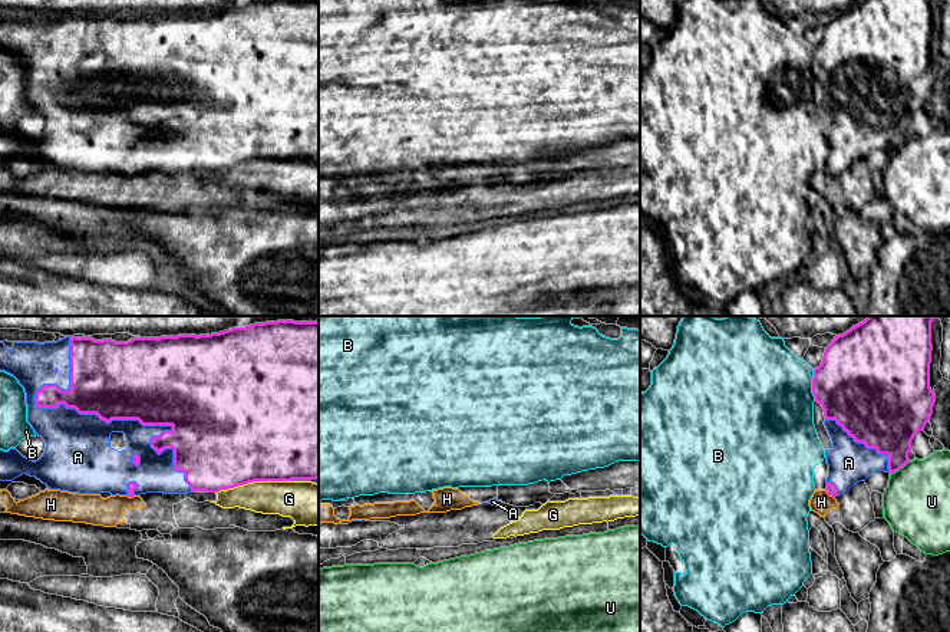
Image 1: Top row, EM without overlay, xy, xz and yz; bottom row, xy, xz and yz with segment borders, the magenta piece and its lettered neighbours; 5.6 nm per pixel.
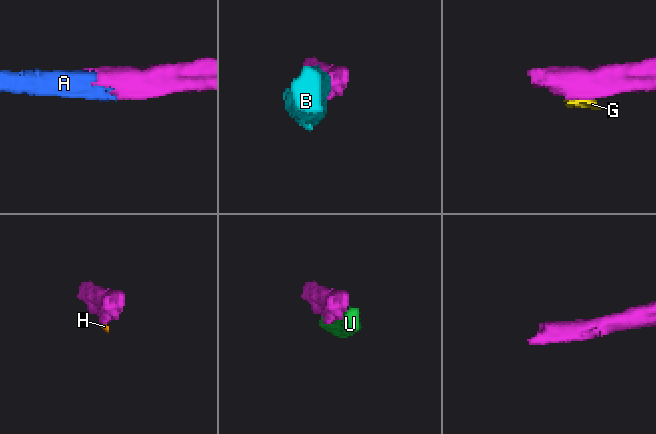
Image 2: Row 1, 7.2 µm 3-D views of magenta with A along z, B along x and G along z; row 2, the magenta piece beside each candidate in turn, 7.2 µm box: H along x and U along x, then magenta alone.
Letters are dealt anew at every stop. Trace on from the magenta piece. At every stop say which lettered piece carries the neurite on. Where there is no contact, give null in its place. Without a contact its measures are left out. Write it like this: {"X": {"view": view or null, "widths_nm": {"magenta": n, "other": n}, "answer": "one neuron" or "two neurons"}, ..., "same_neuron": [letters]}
{"A": {"view": "xy", "widths_nm": {"magenta": 440, "other": 380}, "answer": "one neuron"}, "B": {"view": "yz", "widths_nm": {"magenta": 480, "other": 480}, "answer": "two neurons"}, "G": {"view": "xy", "widths_nm": {"magenta": 500, "other": 200}, "answer": "two neurons"}, "H": {"view": "yz", "widths_nm": {"magenta": 60, "other": 120}, "answer": "two neurons"}, "U": {"view": "yz", "widths_nm": {"magenta": 300, "other": 380}, "answer": "two neurons"}, "same_neuron": ["A"]}

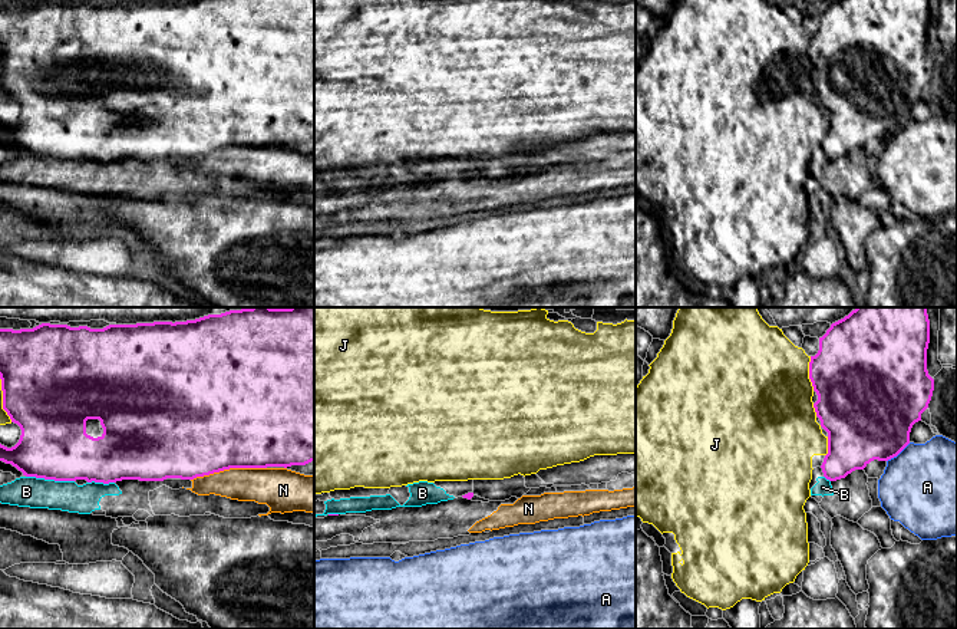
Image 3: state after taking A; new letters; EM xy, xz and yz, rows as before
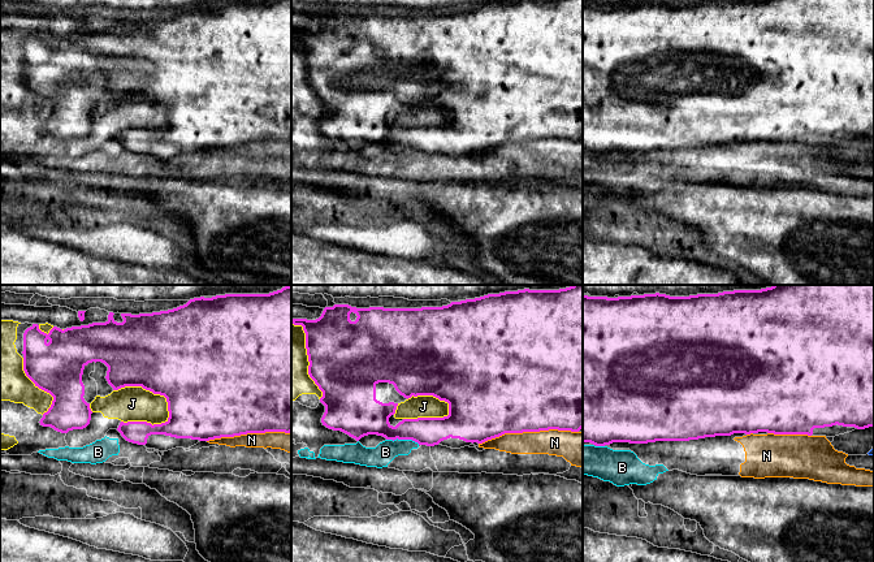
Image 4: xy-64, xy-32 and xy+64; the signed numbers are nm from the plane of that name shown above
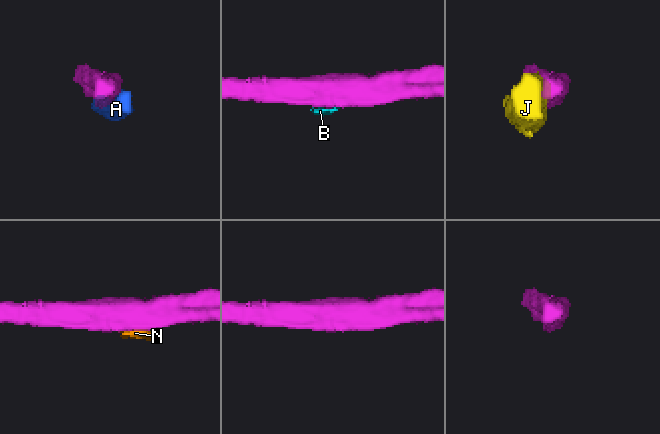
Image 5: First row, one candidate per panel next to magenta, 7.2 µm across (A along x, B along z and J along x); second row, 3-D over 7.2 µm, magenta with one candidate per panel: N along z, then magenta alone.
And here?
{"A": {"view": "yz", "widths_nm": {"magenta": 460, "other": 500}, "answer": "two neurons"}, "B": {"view": "xy", "widths_nm": {"magenta": 380, "other": 180}, "answer": "two neurons"}, "J": {"view": "yz", "widths_nm": {"magenta": 480, "other": 500}, "answer": "two neurons"}, "N": {"view": "xy", "widths_nm": {"magenta": 500, "other": 200}, "answer": "two neurons"}, "same_neuron": []}

